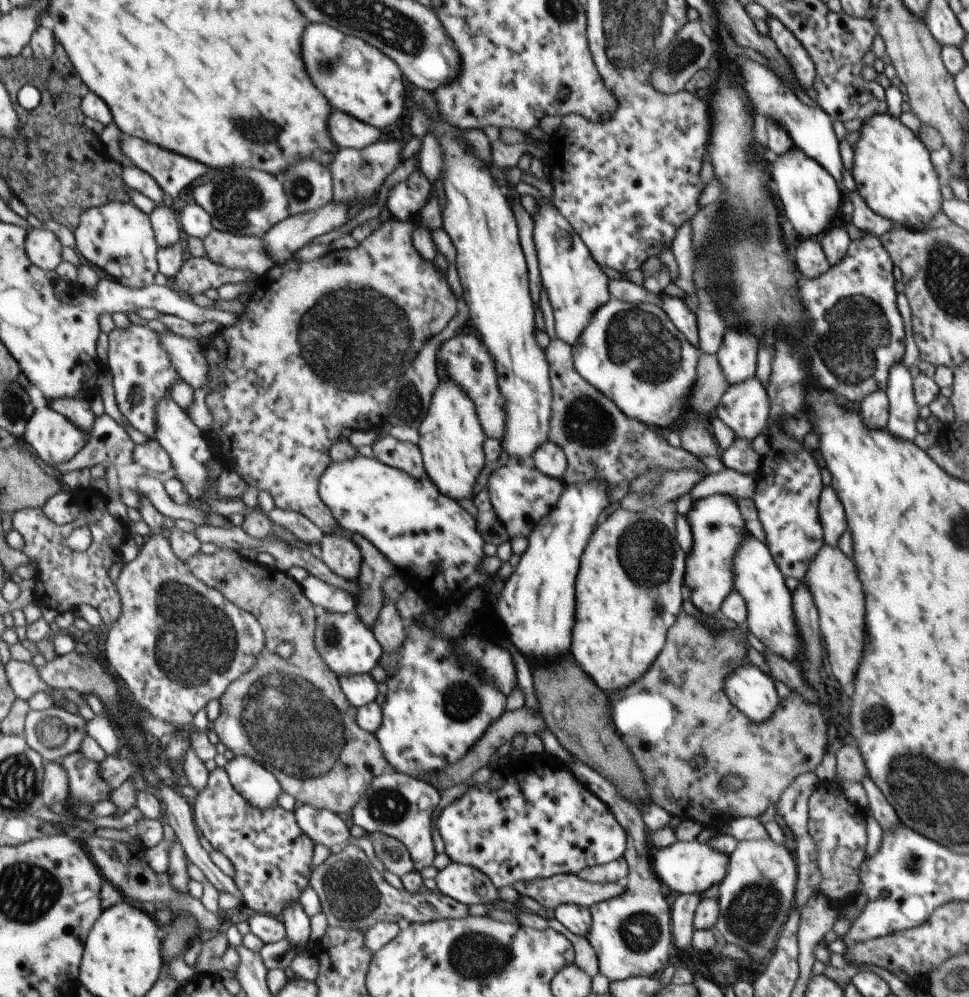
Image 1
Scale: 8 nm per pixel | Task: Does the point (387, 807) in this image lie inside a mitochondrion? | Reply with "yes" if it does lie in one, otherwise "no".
yes

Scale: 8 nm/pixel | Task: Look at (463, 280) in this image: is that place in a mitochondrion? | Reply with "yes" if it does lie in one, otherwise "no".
no

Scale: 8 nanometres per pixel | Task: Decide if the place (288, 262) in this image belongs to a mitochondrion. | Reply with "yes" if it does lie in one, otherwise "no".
no

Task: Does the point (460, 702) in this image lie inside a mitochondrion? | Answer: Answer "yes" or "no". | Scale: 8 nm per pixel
yes

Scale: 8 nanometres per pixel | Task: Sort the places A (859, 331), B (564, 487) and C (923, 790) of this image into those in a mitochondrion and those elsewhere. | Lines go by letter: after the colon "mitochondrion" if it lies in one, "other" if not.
A: mitochondrion
B: other
C: mitochondrion

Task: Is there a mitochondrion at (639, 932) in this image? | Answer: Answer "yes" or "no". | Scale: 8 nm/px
yes

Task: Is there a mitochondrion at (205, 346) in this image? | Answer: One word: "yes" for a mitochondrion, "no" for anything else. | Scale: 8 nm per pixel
no

